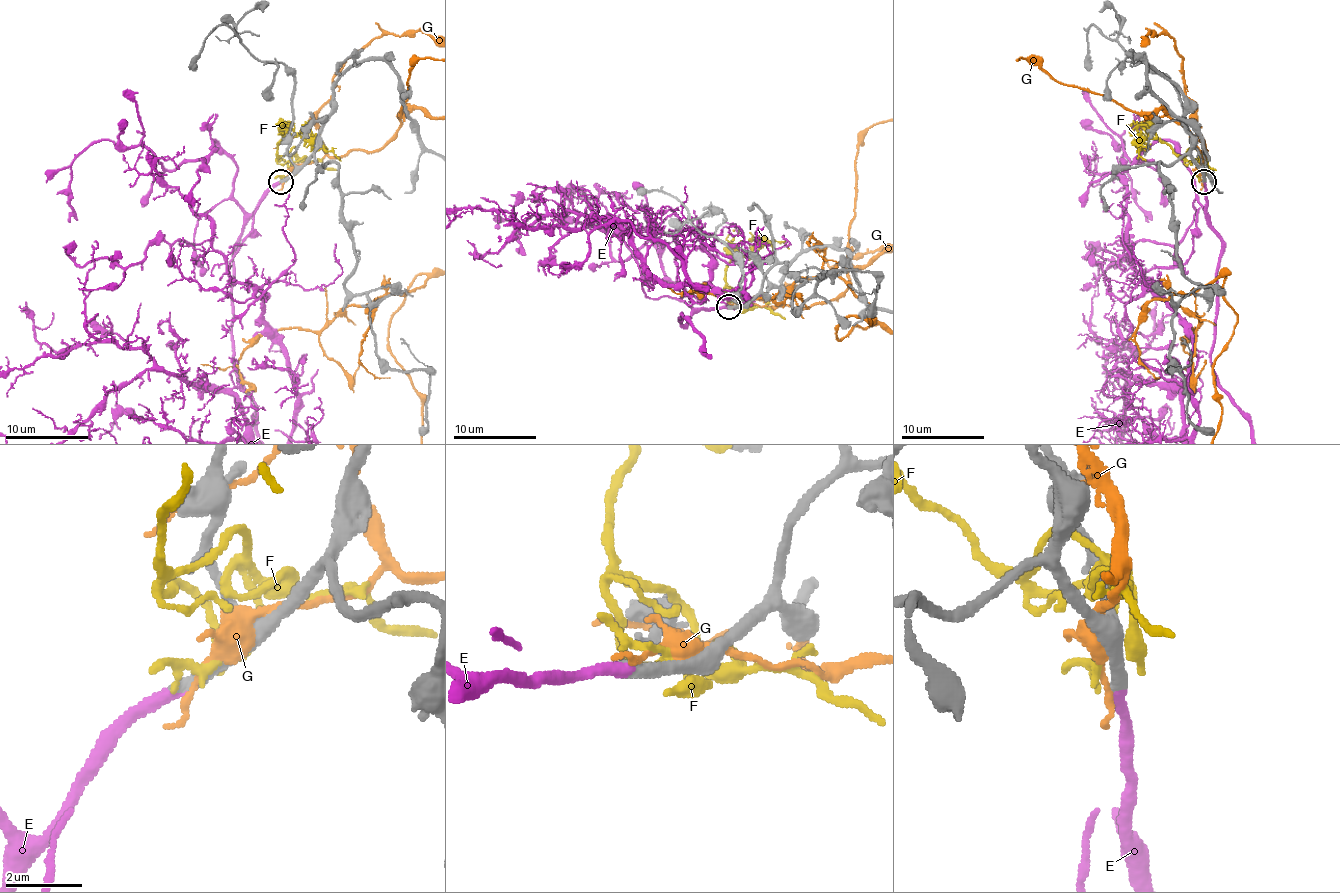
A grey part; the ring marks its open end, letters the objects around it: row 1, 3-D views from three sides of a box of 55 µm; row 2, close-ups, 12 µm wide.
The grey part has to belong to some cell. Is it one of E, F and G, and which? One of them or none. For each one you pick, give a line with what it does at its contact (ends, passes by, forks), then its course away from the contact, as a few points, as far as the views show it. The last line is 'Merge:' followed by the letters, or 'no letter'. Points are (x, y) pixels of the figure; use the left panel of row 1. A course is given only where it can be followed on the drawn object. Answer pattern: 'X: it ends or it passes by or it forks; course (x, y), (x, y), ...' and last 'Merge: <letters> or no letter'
E: it ends
Merge: E

